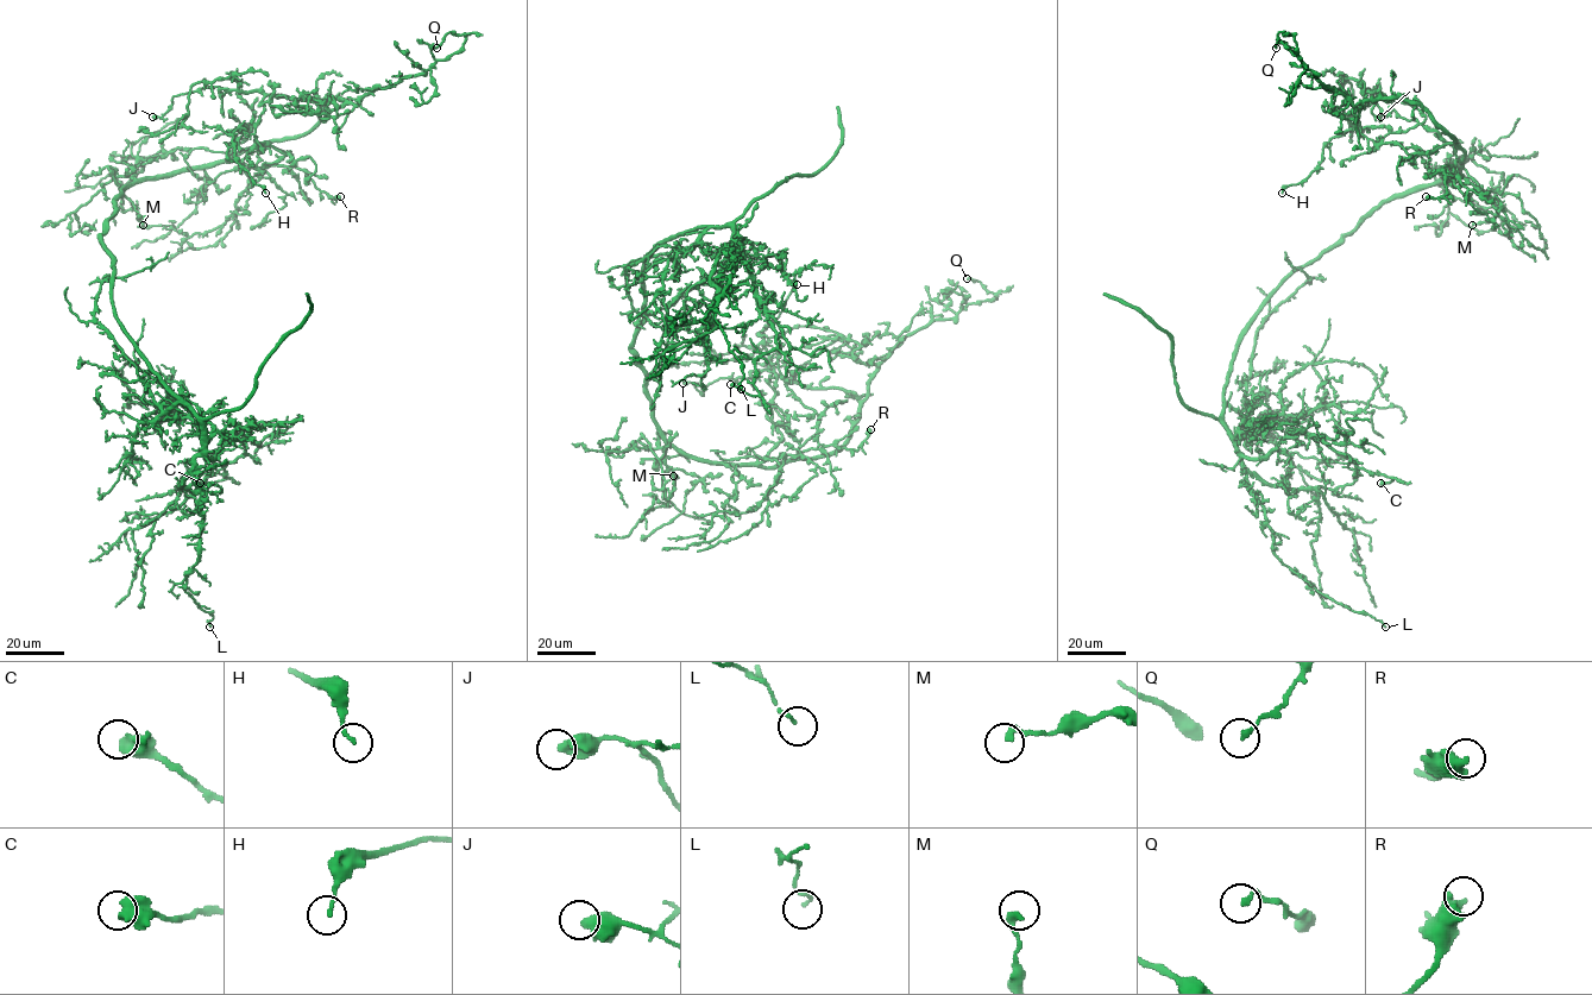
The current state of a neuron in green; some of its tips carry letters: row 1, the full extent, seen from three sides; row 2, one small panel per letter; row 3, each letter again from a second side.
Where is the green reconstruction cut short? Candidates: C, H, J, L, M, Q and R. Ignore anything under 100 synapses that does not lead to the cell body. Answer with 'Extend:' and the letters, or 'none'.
Extend: none

